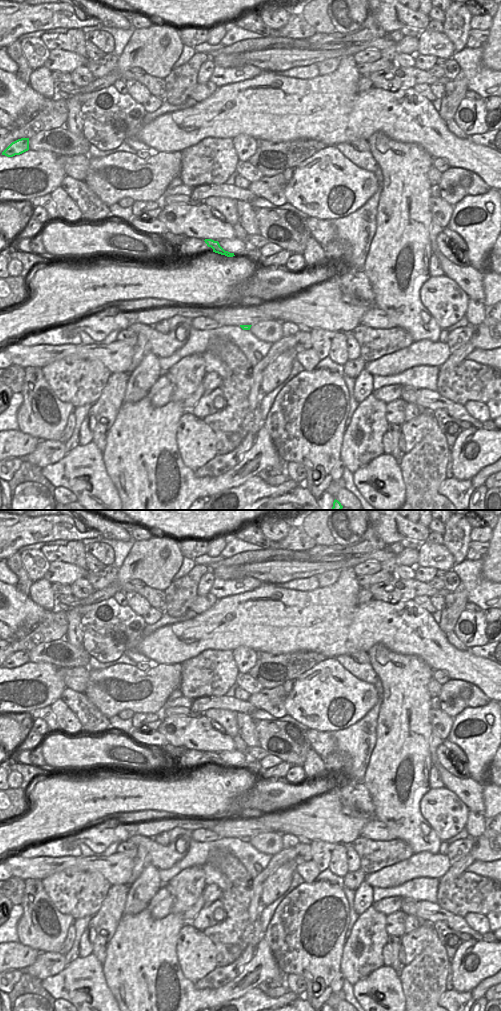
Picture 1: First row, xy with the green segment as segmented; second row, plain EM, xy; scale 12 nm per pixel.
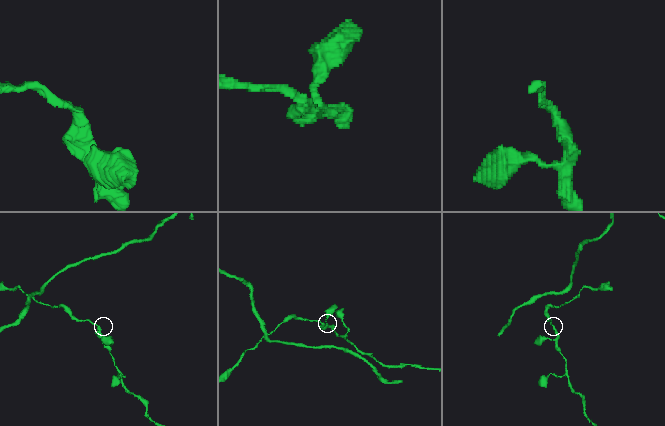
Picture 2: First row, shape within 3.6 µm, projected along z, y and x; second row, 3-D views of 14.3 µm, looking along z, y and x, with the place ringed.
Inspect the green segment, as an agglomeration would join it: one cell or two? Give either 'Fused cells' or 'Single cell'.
Single cell.

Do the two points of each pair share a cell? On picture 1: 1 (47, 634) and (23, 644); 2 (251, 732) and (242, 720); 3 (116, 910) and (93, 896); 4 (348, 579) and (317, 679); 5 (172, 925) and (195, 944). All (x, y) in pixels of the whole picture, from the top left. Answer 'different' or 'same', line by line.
1: same
2: same
3: different
4: different
5: different

